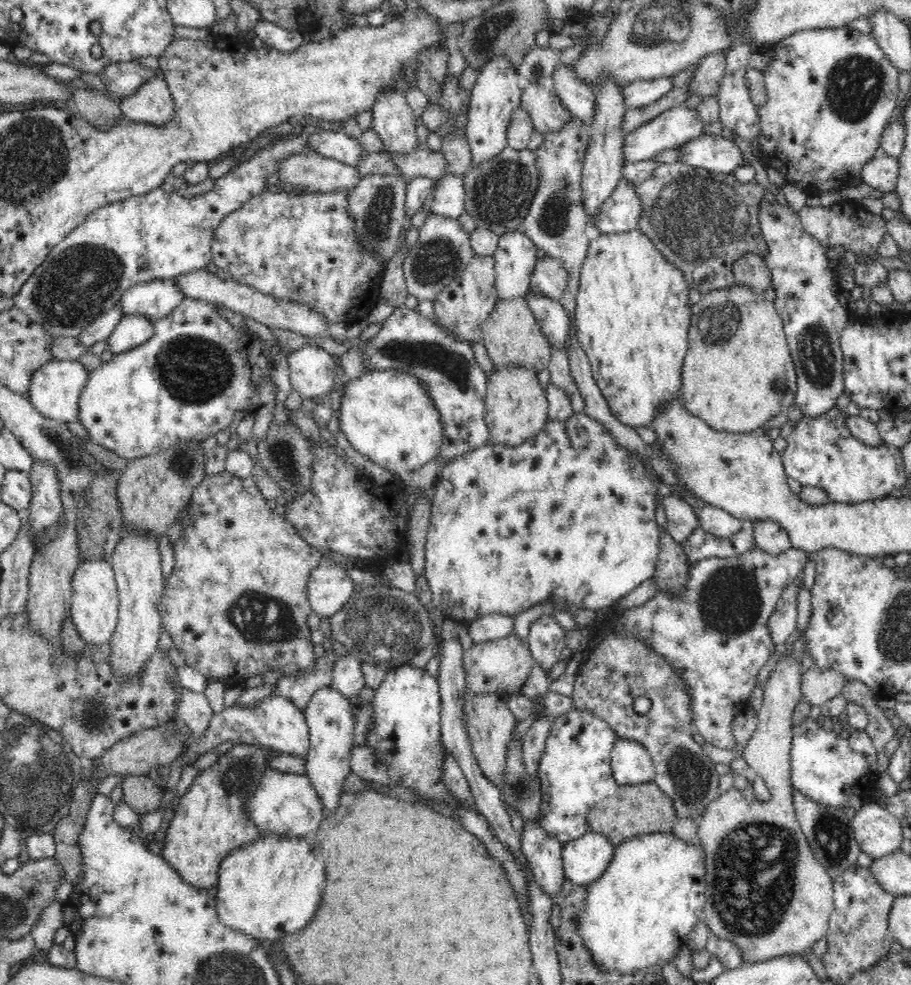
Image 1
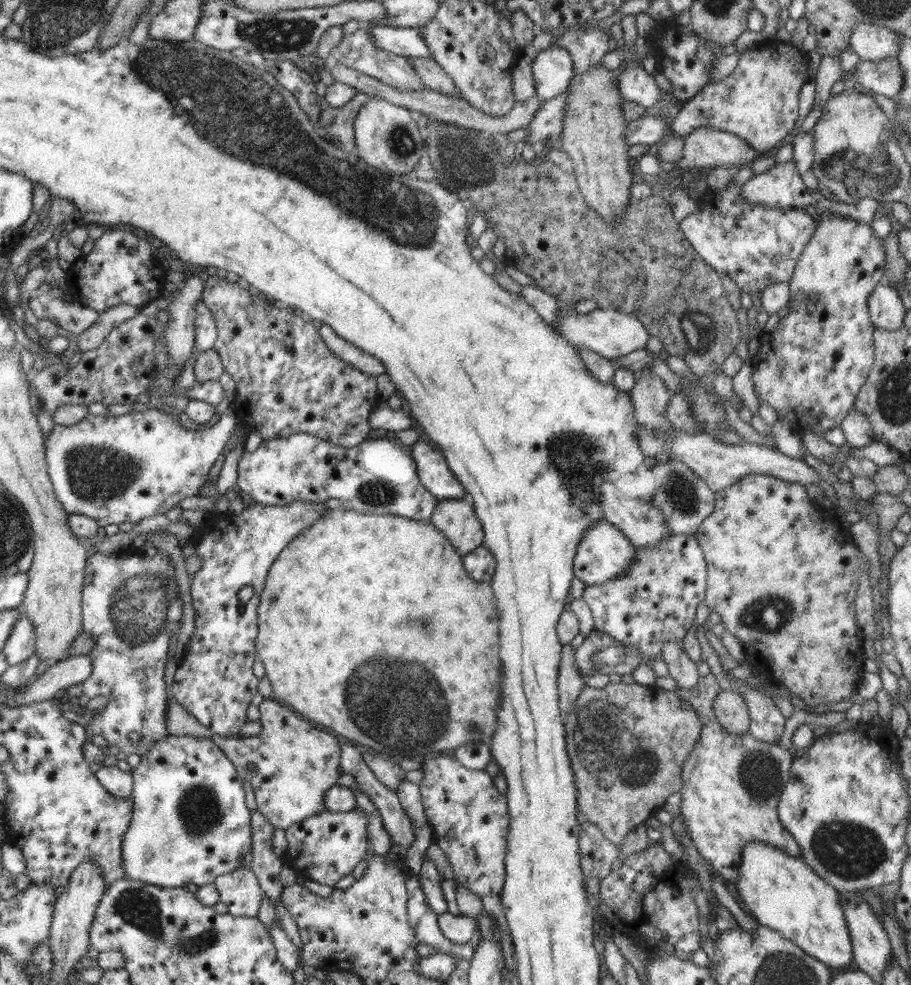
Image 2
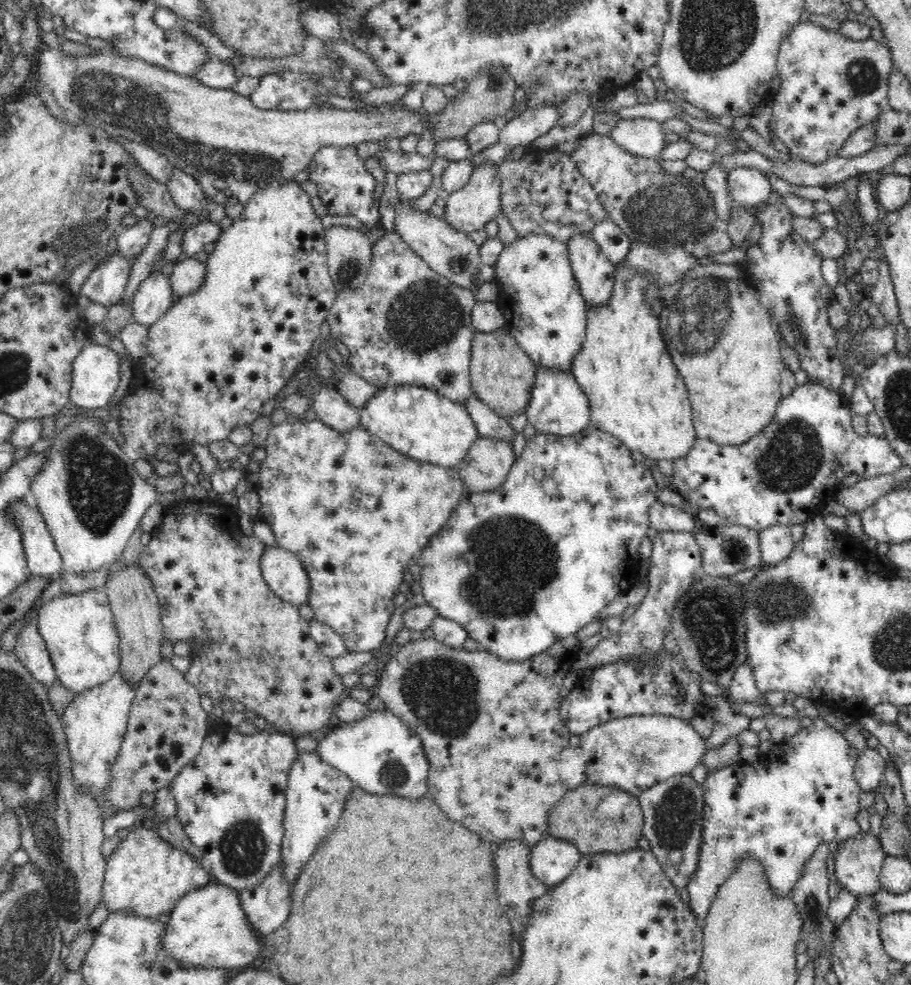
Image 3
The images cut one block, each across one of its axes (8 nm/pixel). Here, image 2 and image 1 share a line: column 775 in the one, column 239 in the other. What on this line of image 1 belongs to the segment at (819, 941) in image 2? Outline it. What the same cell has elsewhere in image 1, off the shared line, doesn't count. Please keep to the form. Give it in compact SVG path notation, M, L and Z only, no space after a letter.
M276 834L264 835L228 853L220 864L216 887L218 888L215 896L216 910L221 923L242 931L261 943L276 945L276 942L281 941L286 935L284 932L292 934L296 930L302 930L308 924L308 920L314 918L322 900L322 892L326 888L326 870L324 870L324 862L314 856L312 838L286 839Z

